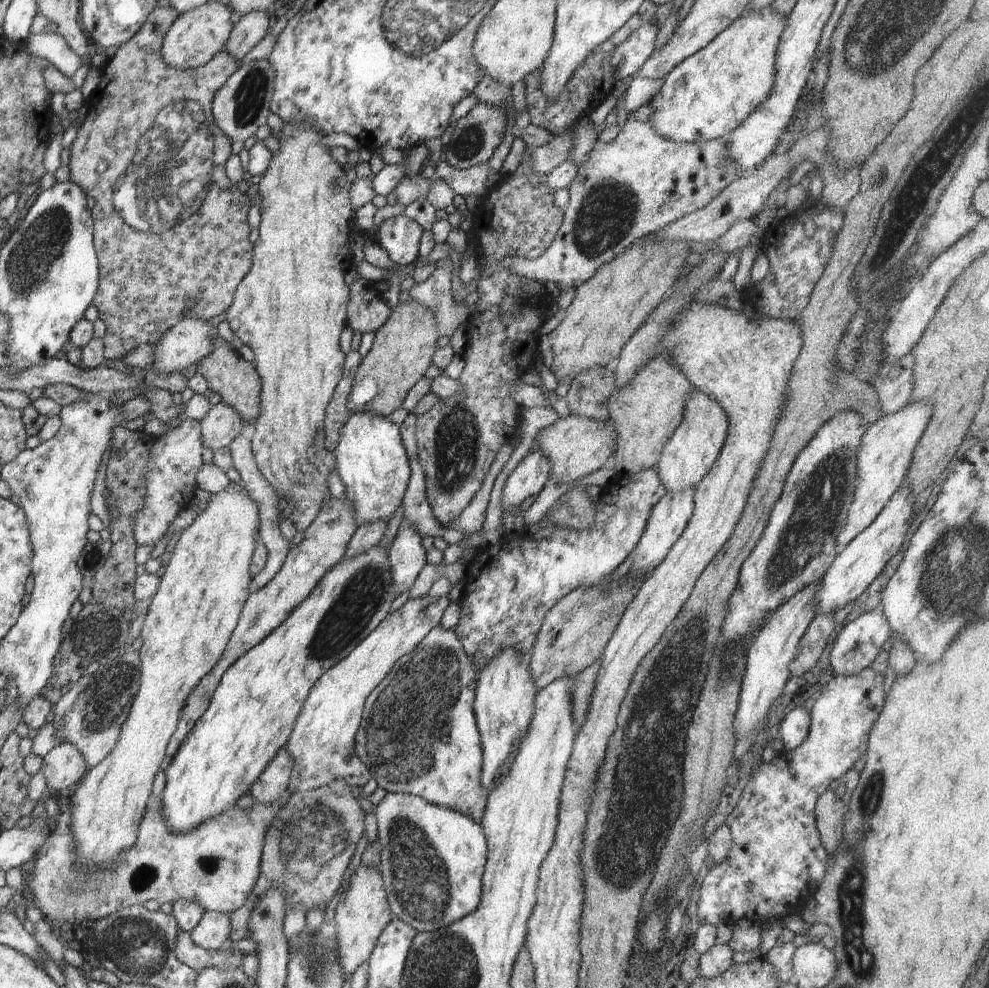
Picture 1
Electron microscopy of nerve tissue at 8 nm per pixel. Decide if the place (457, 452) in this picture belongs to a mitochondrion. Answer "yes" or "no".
yes

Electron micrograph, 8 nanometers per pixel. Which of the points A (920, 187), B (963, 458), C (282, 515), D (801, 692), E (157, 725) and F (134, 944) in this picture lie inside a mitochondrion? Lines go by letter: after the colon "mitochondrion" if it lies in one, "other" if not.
A: mitochondrion
B: other
C: other
D: other
E: other
F: mitochondrion

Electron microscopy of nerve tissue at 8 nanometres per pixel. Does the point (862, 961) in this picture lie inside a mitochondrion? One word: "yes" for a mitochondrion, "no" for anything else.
yes

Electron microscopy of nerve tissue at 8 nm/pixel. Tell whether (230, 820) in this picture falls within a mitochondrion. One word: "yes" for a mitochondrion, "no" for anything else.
no

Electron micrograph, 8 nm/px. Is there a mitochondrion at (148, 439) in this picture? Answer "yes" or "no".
no

